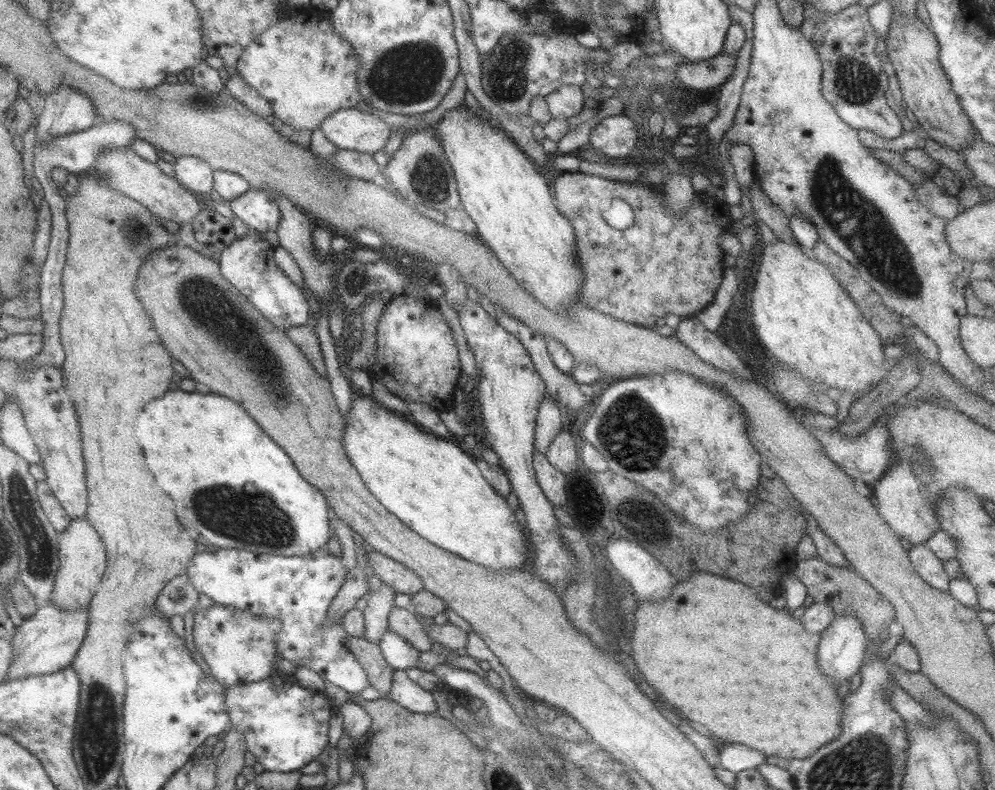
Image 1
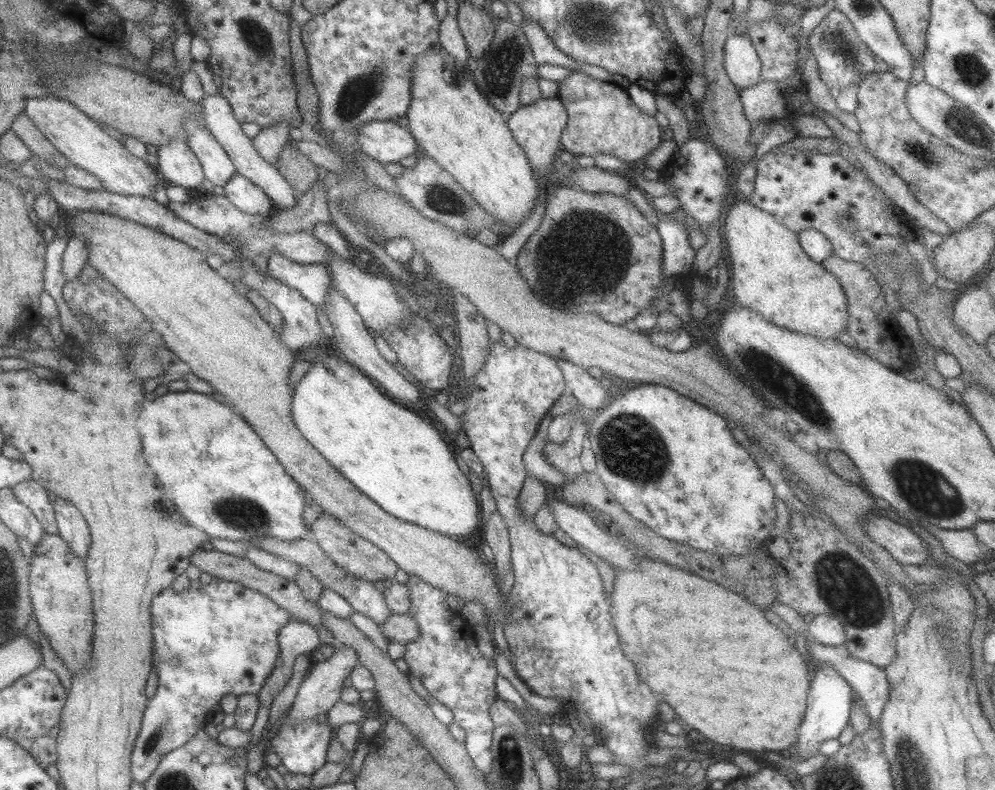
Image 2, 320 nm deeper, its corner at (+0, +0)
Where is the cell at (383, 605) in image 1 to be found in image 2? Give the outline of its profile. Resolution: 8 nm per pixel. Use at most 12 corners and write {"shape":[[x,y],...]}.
{"shape":[[336,643],[312,662],[288,708],[289,723],[327,713],[358,664]]}

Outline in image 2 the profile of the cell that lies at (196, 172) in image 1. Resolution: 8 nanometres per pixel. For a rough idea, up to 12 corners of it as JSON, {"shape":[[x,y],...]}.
{"shape":[[184,142],[157,146],[155,170],[169,185],[195,189],[204,180]]}

